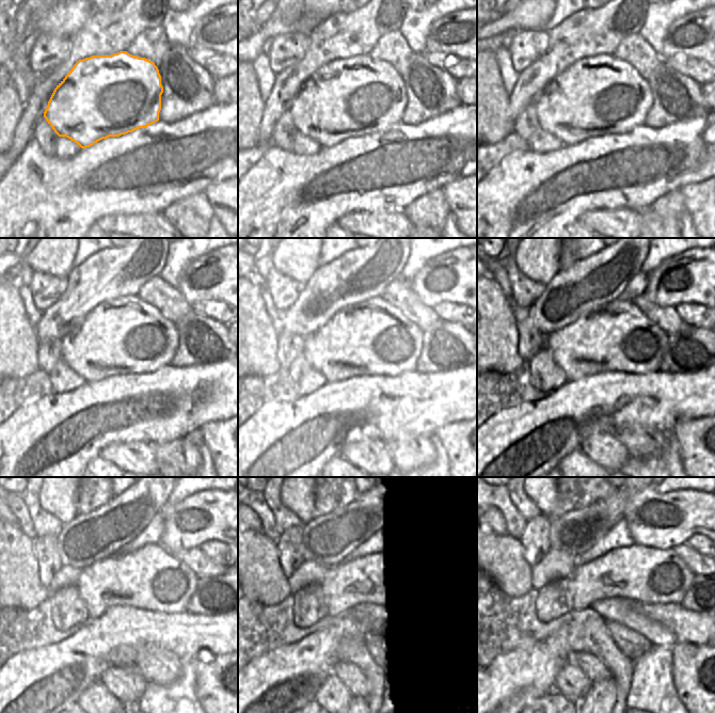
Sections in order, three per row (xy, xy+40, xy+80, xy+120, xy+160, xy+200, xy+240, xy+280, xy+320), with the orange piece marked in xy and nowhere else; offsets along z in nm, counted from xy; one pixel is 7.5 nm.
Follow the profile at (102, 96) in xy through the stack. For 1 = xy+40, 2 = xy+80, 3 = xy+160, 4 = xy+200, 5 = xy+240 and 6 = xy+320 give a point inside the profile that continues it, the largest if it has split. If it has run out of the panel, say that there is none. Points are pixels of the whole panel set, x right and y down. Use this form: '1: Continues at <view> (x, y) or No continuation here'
1: Continues at xy+40 (361, 95)
2: Continues at xy+80 (601, 95)
3: Continues at xy+160 (372, 337)
4: Continues at xy+200 (617, 336)
5: Continues at xy+240 (152, 579)
6: Continues at xy+320 (648, 575)

